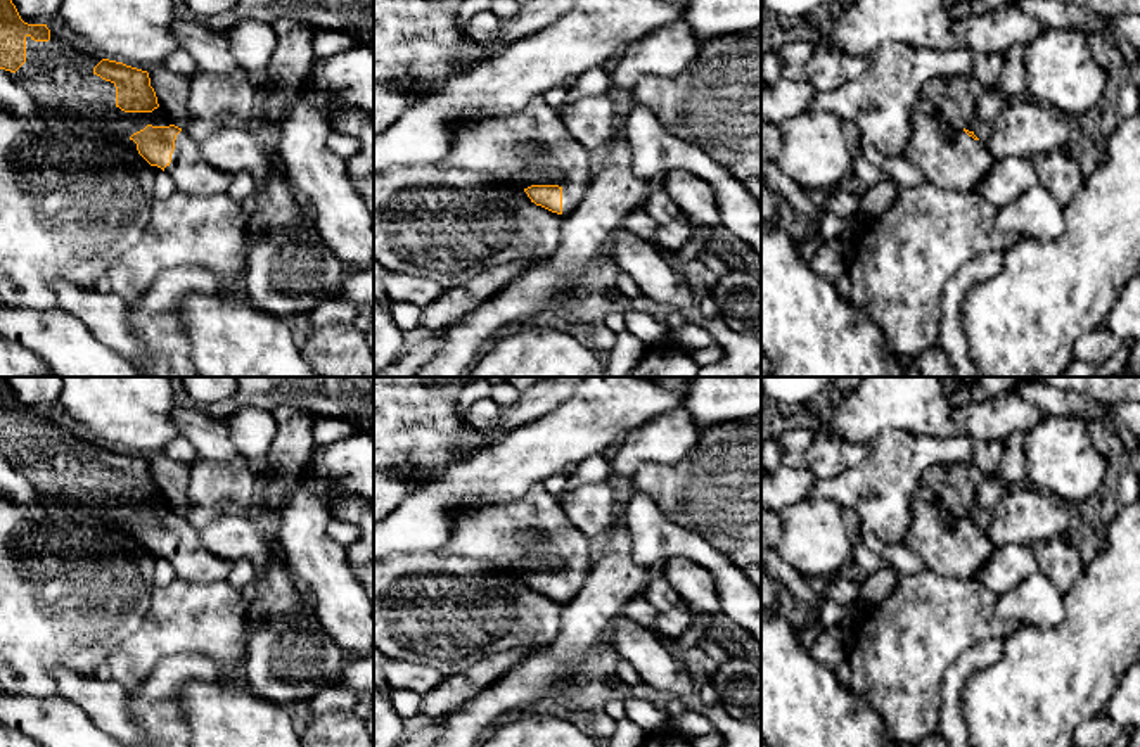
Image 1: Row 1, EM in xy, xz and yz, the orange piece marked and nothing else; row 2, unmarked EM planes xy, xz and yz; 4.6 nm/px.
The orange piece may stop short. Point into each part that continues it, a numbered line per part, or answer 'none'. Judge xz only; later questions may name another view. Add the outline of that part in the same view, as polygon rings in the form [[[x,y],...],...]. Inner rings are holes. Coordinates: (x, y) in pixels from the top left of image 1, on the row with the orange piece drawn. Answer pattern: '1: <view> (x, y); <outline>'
1: xz (533, 147); [[[536,97],[510,119],[464,126],[438,164],[486,173],[495,185],[514,188],[559,185],[566,218],[583,201],[595,176],[595,161],[569,135],[559,109]]]

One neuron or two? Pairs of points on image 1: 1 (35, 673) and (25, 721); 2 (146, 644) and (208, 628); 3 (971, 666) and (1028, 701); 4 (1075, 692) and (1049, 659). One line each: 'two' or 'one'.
1: two
2: one
3: two
4: one

